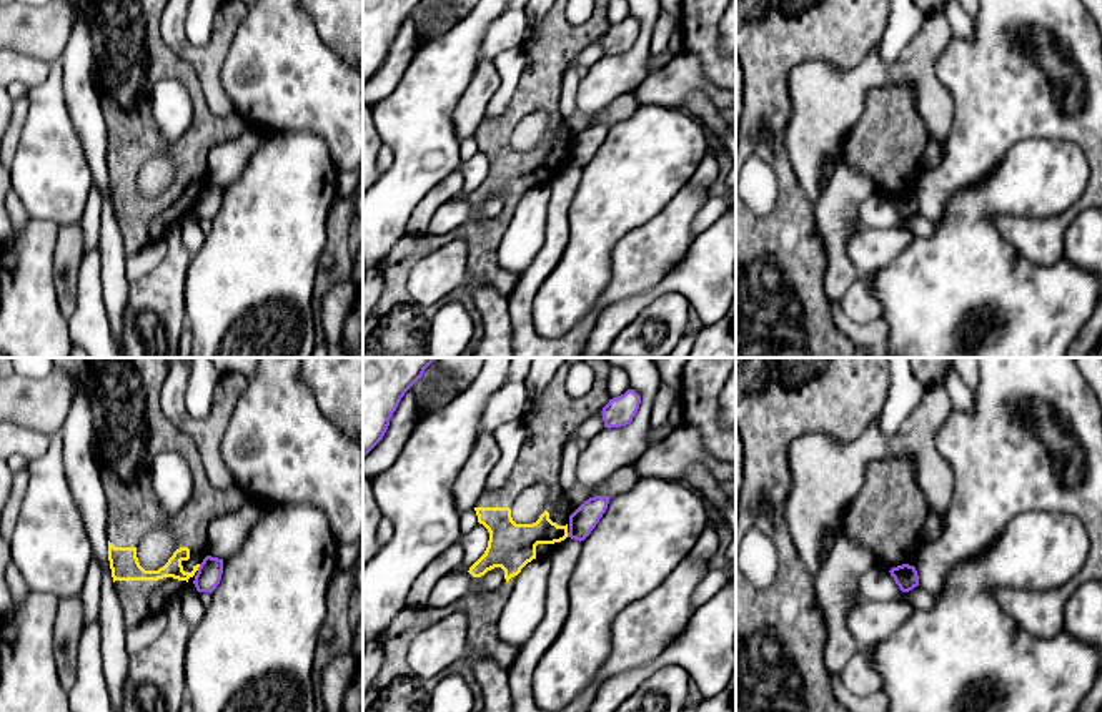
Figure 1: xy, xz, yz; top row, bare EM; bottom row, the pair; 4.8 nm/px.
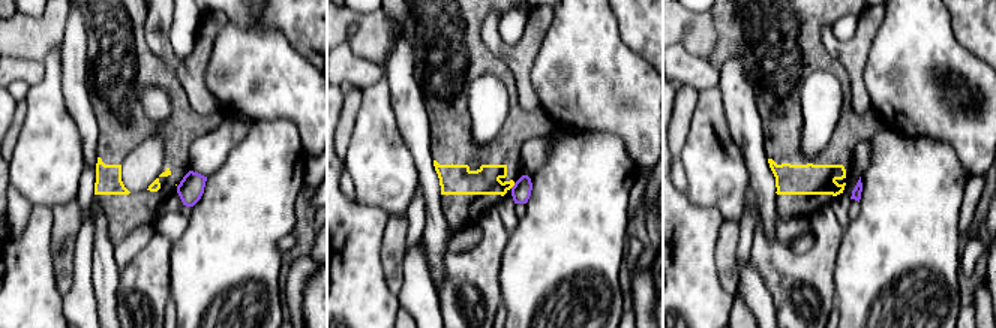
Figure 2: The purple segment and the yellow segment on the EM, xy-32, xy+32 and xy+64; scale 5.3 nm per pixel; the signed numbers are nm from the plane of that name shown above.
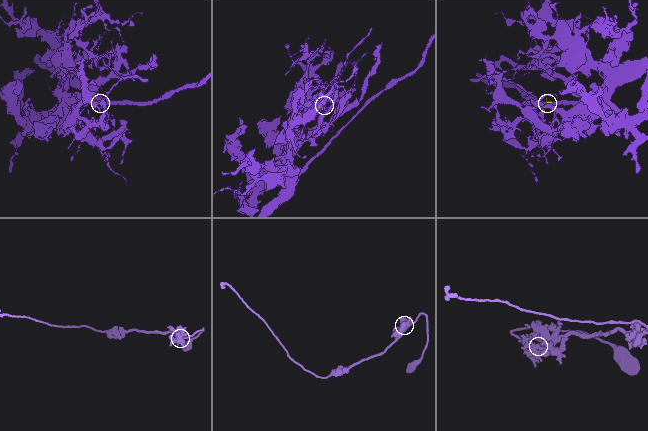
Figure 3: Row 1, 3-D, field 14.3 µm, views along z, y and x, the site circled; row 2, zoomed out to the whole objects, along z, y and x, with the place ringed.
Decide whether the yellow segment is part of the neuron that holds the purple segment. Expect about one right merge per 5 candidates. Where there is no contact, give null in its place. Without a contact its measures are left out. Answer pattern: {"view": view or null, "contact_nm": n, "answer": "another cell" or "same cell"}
{"view": "xy", "contact_nm": 40, "answer": "another cell"}

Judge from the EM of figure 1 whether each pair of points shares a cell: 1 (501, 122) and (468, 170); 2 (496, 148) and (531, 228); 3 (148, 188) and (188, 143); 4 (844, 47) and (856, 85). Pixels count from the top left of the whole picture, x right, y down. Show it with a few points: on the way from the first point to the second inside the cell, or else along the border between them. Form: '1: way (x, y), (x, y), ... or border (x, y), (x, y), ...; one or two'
1: border (478, 148), (488, 160), (488, 173), (473, 190); two
2: border (548, 185), (533, 185), (518, 200); two
3: border (170, 148), (175, 178), (157, 197); two
4: border (878, 40), (859, 62), (849, 67), (813, 60); two

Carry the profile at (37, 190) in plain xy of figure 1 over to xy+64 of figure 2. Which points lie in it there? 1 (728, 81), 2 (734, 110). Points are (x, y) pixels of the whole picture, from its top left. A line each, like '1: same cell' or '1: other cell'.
1: other cell
2: other cell

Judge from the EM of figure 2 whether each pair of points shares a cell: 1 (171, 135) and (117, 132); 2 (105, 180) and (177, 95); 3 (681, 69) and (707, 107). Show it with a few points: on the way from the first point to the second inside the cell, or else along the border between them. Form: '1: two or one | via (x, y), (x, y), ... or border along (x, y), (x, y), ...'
1: one | via (177, 105), (162, 81), (144, 81), (123, 102)
2: one | via (113, 147), (120, 132), (120, 105), (144, 81)
3: one | via (692, 75), (707, 90), (707, 96)

